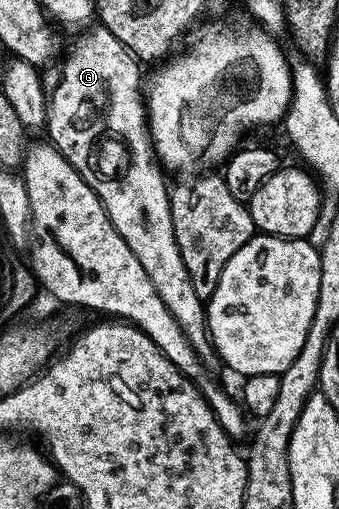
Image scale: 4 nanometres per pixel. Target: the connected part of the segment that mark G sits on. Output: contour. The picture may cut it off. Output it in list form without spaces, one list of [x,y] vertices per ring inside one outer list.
[[[92,25],[81,30],[80,33],[81,35],[69,45],[68,52],[66,52],[67,47],[63,52],[64,60],[62,60],[62,55],[59,62],[49,66],[42,75],[44,91],[48,95],[46,101],[47,138],[53,147],[59,149],[62,157],[66,157],[66,161],[70,161],[74,169],[78,169],[82,181],[86,181],[86,185],[94,189],[114,229],[118,229],[122,241],[130,245],[130,253],[134,253],[142,269],[146,269],[146,277],[150,277],[150,285],[154,285],[158,297],[162,297],[162,305],[170,309],[174,321],[182,325],[182,333],[186,333],[193,349],[201,357],[208,357],[208,354],[211,356],[214,348],[212,340],[208,337],[206,303],[198,297],[198,293],[194,293],[194,281],[190,281],[186,261],[182,261],[182,253],[178,253],[172,224],[170,187],[169,184],[164,184],[165,172],[157,160],[148,129],[142,79],[140,83],[142,64],[130,49],[126,49],[126,45],[122,45],[122,41],[118,41],[118,37],[114,37],[114,33],[110,33],[110,29]]]

